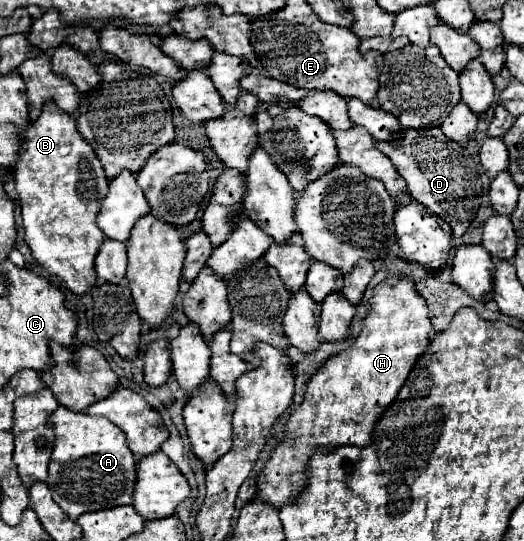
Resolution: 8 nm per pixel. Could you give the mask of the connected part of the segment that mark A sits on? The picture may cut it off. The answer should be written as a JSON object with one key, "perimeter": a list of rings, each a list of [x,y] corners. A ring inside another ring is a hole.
{"perimeter":[[[58,406],[50,420],[54,424],[56,440],[46,484],[54,502],[64,510],[64,514],[68,514],[70,520],[78,520],[78,516],[86,512],[132,504],[138,478],[138,462],[132,450],[128,450],[124,432],[108,422],[108,418],[78,414],[66,406]],[[50,478],[60,480],[52,482]]]}

